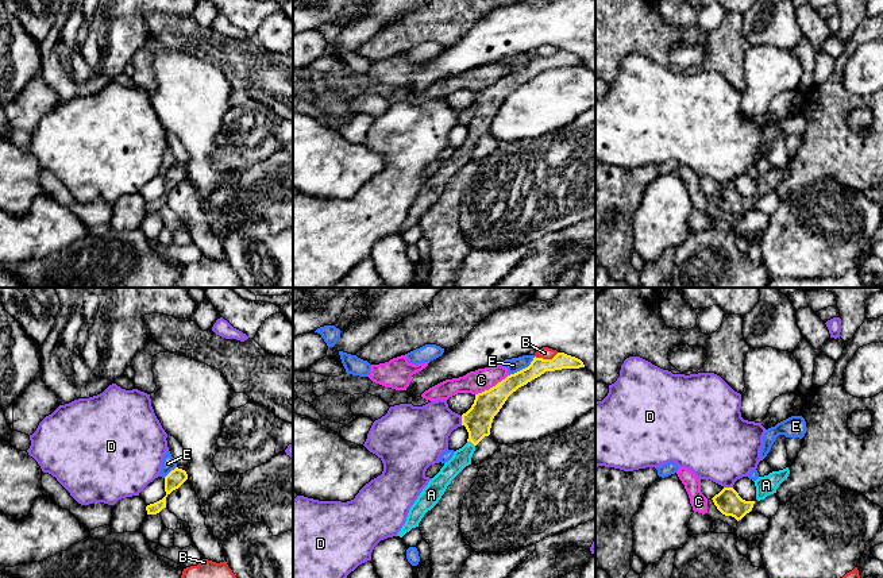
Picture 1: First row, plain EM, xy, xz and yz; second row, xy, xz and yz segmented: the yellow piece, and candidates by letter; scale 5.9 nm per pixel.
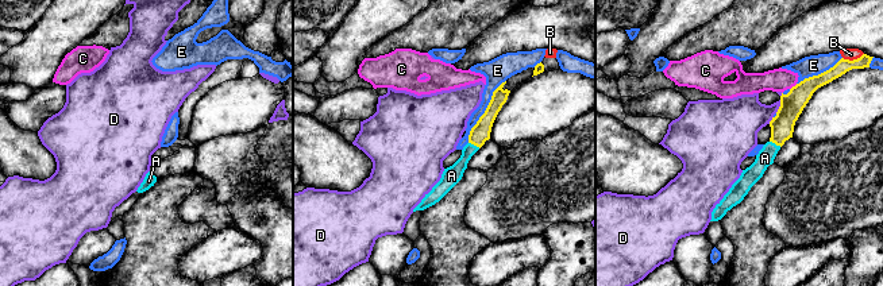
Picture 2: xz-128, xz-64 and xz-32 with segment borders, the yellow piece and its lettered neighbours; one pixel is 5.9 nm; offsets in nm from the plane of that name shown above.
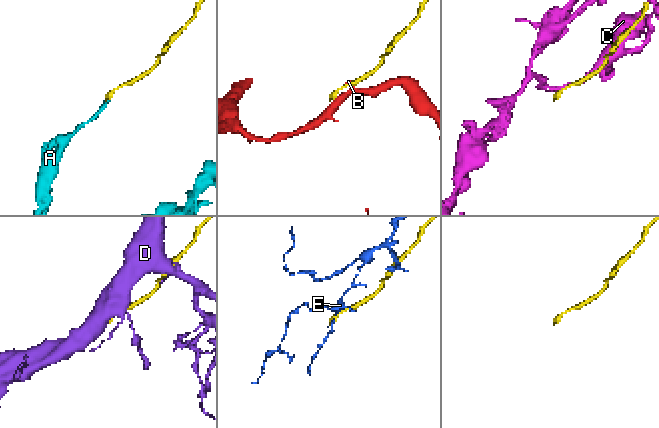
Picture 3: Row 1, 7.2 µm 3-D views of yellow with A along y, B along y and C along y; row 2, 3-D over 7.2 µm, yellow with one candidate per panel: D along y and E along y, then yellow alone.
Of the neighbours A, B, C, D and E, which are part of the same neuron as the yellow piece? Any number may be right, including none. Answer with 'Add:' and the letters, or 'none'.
Add: A

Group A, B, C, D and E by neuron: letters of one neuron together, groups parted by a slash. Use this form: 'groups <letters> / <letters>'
groups A / B / C / D / E

